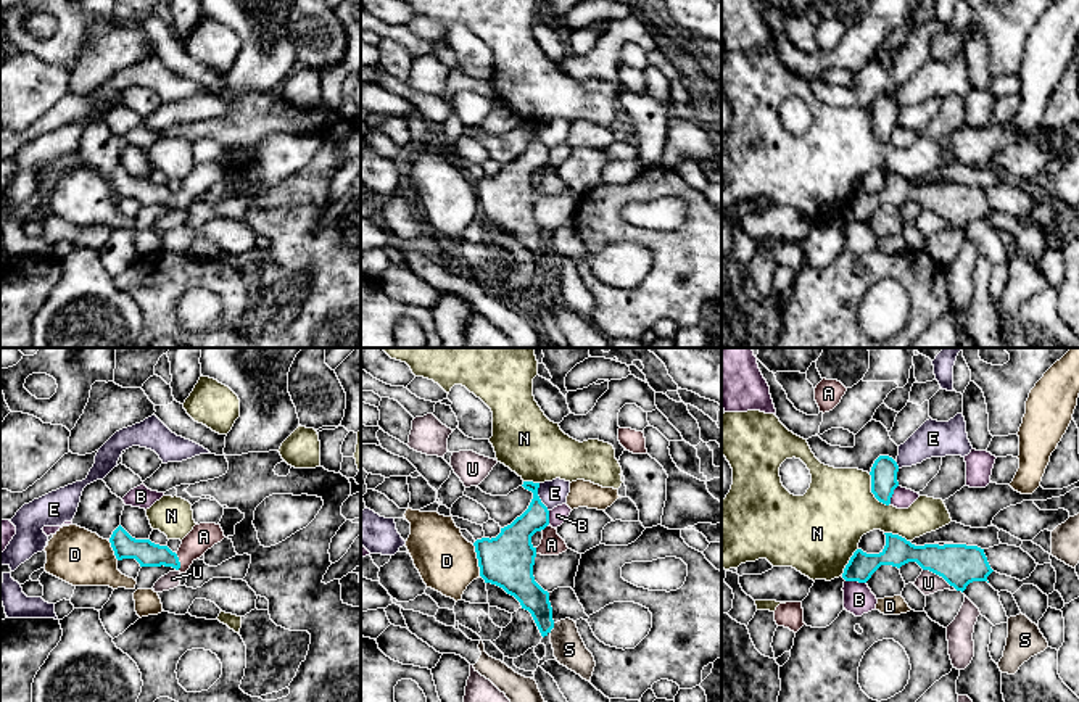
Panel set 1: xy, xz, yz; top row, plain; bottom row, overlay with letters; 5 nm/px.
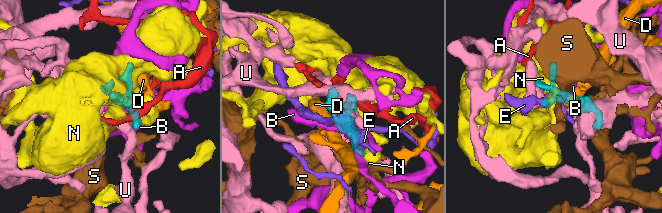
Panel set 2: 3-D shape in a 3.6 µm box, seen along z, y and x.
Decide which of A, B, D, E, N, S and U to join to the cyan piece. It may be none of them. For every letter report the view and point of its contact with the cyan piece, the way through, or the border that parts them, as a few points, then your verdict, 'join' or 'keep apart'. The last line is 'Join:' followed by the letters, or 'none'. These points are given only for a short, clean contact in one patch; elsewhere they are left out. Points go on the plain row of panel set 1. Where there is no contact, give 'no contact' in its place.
A: contact xy (179, 202); way xy (148, 194), (165, 195), (179, 202), (203, 176); join
B: contact yz (855, 219); keep apart
D: contact xz (479, 200); border xz (472, 184), (480, 214); keep apart
E: contact xz (538, 137); keep apart
N: contact yz (872, 131); keep apart
S: contact xz (553, 264); border xz (553, 263), (554, 266); keep apart
U: contact yz (931, 210); keep apart
Join: A

